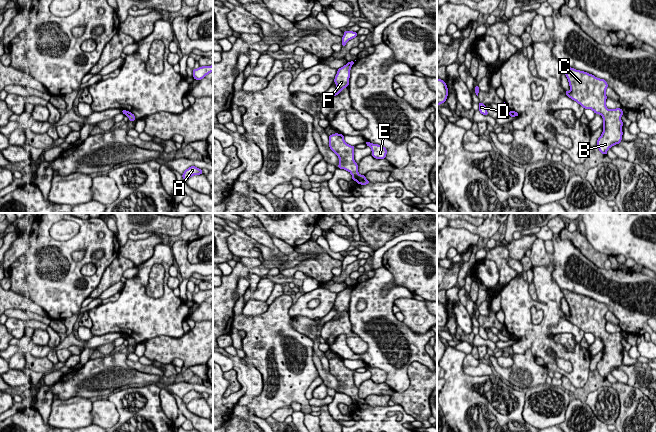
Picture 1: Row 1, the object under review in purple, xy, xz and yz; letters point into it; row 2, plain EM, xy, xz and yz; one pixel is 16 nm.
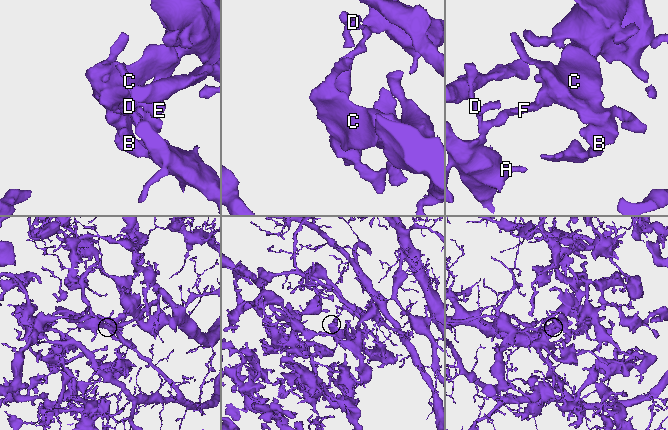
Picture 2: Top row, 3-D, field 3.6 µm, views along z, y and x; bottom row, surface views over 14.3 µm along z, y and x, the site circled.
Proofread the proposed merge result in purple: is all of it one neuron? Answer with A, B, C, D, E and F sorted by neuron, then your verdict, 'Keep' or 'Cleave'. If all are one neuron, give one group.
Groups: A D / B C E F. Cleave

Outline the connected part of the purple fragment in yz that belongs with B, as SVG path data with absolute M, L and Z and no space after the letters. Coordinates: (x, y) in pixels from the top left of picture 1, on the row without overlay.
M569 290L562 292L570 310L570 315L565 314L565 318L584 333L591 333L603 341L603 356L596 369L602 378L607 379L609 372L622 365L622 333L610 334L606 331L608 307L604 303Z

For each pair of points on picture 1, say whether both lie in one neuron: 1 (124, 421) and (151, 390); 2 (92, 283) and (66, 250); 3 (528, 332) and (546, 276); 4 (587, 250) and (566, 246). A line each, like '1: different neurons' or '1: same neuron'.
1: same neuron
2: same neuron
3: same neuron
4: different neurons

